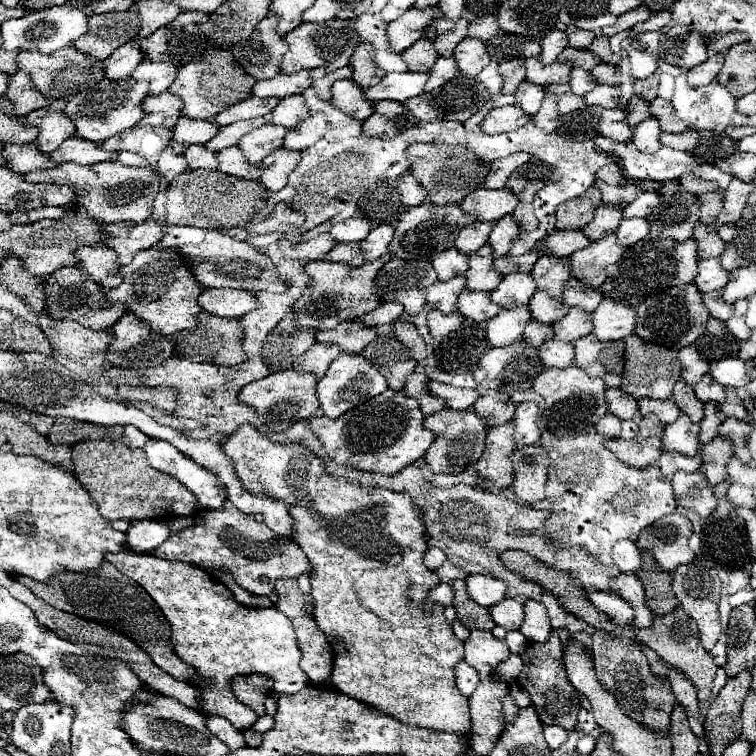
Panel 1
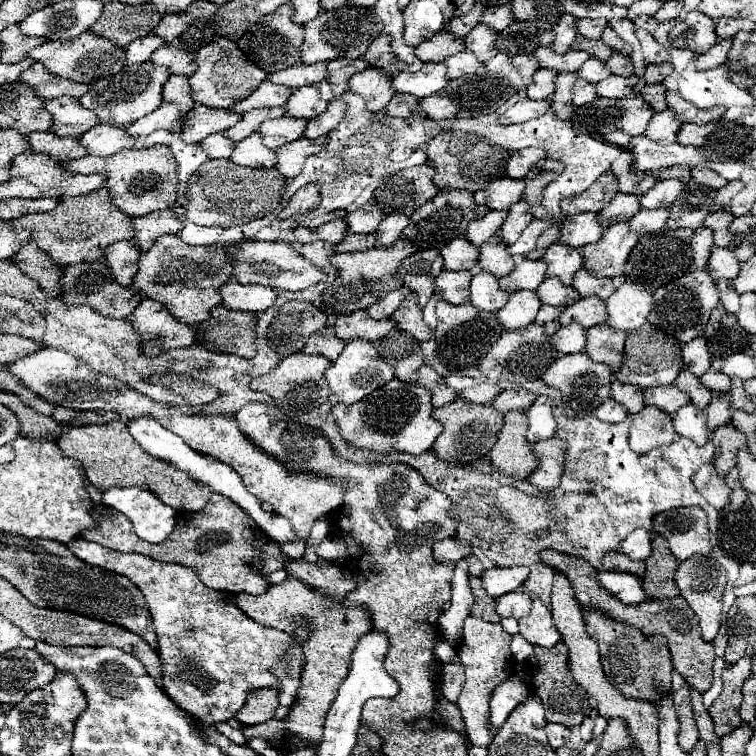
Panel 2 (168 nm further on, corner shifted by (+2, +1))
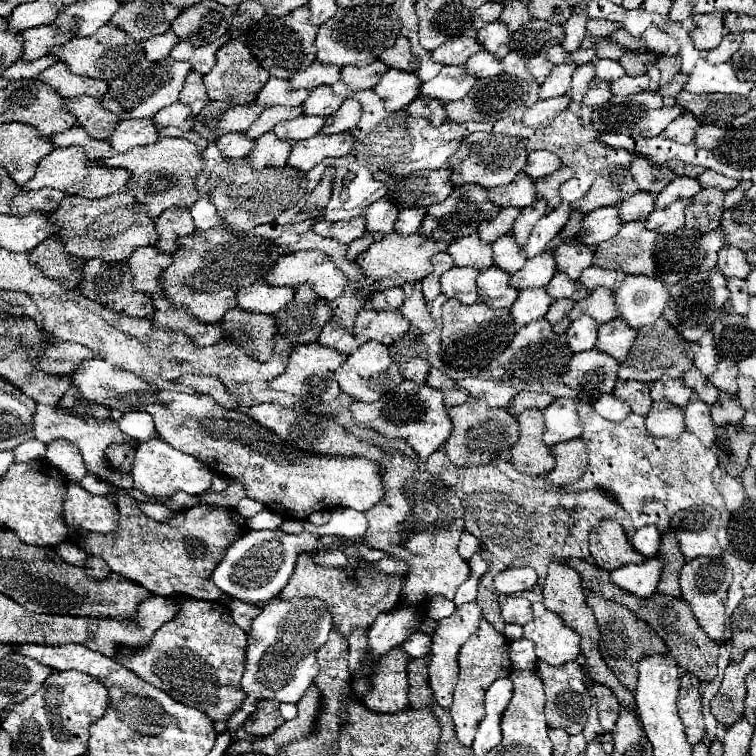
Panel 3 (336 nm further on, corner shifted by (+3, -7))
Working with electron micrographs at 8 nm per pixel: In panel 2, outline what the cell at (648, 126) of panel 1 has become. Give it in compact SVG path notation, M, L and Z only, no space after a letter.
M665 109L651 119L645 135L659 143L675 143L679 129L681 129L681 121L677 121L673 109Z

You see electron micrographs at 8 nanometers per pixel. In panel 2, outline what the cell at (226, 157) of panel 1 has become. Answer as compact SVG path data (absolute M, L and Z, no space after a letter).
M253 133L239 141L231 153L231 161L247 167L275 167L277 163L277 151L269 149L261 141L261 133Z

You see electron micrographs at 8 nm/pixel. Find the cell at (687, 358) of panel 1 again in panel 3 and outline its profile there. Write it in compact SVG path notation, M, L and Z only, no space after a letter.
M704 333L700 341L696 343L690 343L690 349L688 349L688 357L692 359L694 367L702 371L704 377L710 377L714 371L716 371L716 349L714 349L714 343L712 343L712 333Z

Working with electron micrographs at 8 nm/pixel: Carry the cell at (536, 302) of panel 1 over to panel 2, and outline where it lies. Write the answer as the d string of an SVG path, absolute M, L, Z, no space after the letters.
M547 277L537 287L537 295L539 295L541 303L547 303L547 305L563 305L563 307L567 307L573 301L581 299L581 295L573 287L561 283L561 279L557 279L557 277Z

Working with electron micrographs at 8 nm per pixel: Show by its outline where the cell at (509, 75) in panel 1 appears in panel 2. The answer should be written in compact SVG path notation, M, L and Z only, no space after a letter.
M519 55L519 57L515 57L515 59L513 59L513 63L515 63L517 71L521 73L523 81L529 85L529 81L531 81L533 73L539 69L535 55Z

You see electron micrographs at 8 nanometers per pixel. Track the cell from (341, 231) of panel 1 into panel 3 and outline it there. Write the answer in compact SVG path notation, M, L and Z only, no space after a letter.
M388 195L382 197L380 201L376 201L364 209L366 231L368 233L382 233L382 235L392 233L398 213L400 213L398 209L392 209L392 201L388 201Z

